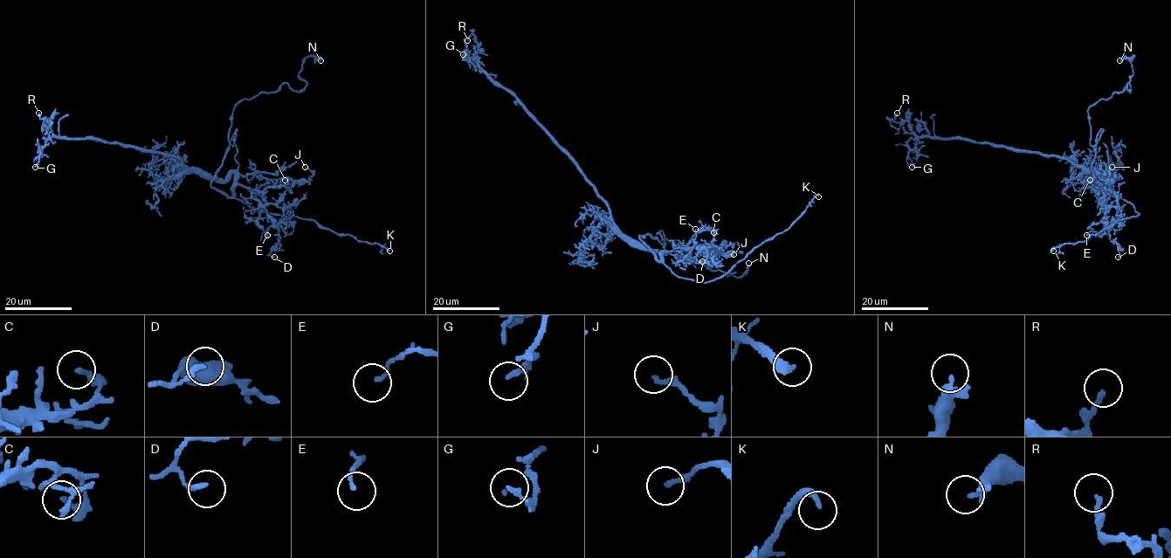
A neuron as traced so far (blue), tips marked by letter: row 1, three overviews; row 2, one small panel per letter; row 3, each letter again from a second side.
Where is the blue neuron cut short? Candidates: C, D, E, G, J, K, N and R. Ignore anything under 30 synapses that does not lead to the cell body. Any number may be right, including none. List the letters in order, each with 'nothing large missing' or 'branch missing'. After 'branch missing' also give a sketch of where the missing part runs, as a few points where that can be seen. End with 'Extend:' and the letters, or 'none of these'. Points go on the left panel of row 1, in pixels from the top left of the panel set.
C: nothing large missing
D: nothing large missing
E: nothing large missing
G: nothing large missing
J: nothing large missing
K: branch missing; course (389, 251), (389, 248), (379, 248), (367, 251), (361, 256)
N: nothing large missing
R: nothing large missing
Extend: K

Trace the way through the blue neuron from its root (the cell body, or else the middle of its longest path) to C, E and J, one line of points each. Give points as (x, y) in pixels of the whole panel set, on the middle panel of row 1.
C: (662, 252), (684, 246), (699, 231), (713, 228), (717, 231), (713, 232)
E: (662, 252), (678, 251), (693, 260), (689, 260), (686, 255), (694, 245), (695, 229)
J: (662, 252), (685, 258), (719, 251), (725, 254), (740, 252), (733, 254)

